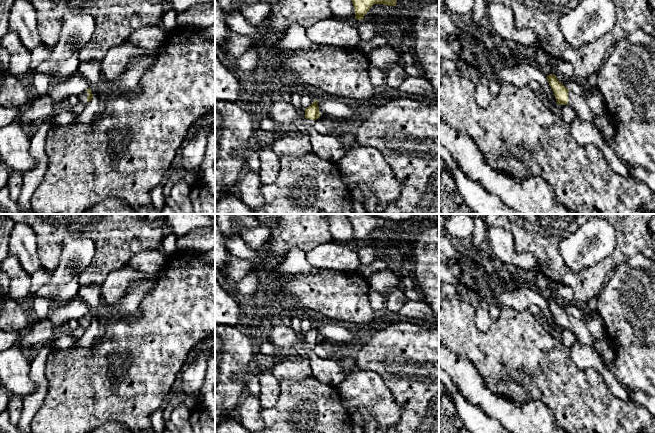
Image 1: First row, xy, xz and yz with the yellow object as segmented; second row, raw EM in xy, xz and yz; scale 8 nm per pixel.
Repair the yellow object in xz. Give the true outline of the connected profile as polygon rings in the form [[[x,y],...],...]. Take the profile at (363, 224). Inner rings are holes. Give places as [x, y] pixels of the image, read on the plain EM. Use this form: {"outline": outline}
{"outline": [[[346,214],[354,230],[355,242],[361,244],[374,228],[396,230],[397,222],[375,217],[372,214]]]}

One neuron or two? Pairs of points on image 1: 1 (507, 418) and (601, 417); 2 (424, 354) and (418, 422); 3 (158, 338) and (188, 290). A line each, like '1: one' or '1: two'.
1: two
2: one
3: one

